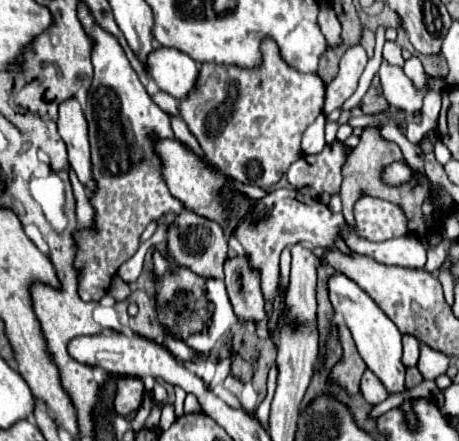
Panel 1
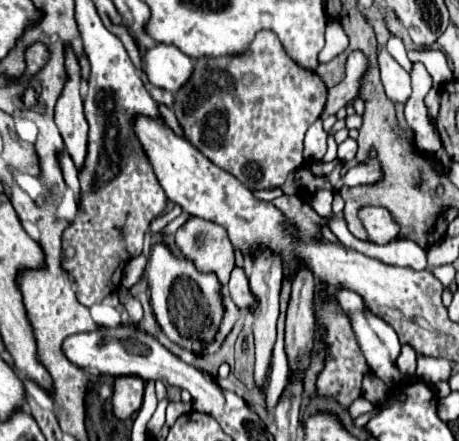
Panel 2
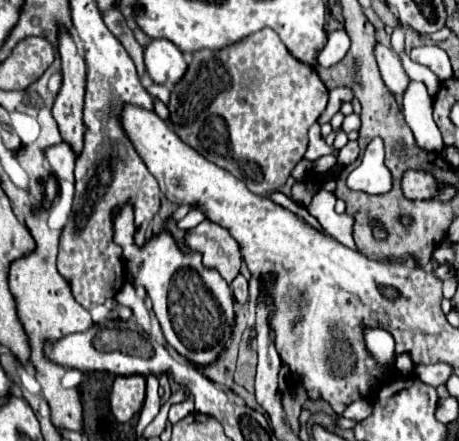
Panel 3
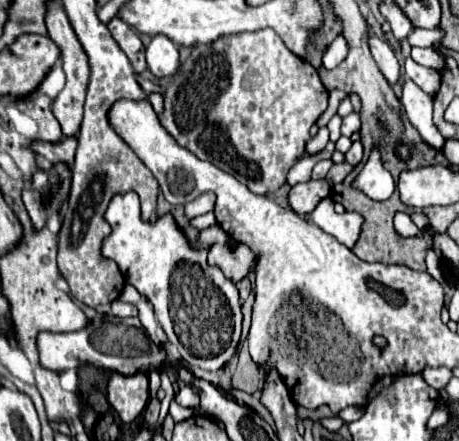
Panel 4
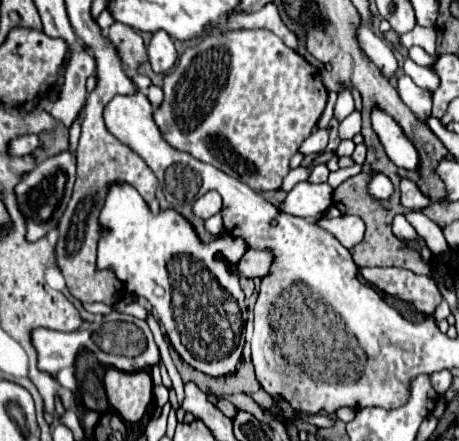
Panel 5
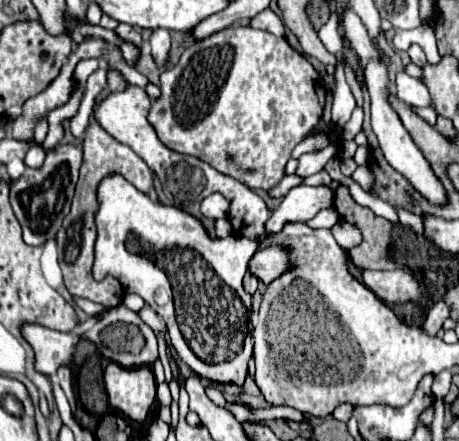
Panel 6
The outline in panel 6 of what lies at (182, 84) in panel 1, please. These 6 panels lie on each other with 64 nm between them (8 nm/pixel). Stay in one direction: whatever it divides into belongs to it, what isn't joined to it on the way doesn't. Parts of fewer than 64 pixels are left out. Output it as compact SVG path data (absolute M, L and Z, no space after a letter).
M158 28L150 36L150 46L152 46L152 58L158 68L164 68L170 58L170 34L164 28Z

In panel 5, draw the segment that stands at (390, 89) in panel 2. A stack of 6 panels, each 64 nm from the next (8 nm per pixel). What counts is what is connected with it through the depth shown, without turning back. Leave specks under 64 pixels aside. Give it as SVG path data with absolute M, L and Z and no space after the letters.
M360 24L358 28L358 40L360 40L360 46L362 50L366 52L366 56L382 70L382 74L386 78L392 78L398 70L398 62L392 54L392 48L382 40L378 38L368 24Z

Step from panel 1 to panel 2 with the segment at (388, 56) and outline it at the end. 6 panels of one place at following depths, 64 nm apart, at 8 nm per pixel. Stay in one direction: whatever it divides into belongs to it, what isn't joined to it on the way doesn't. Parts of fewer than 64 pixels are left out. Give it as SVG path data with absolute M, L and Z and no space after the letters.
M392 36L390 40L388 40L388 44L386 44L386 52L404 68L404 70L408 70L410 72L410 68L412 68L412 62L408 60L406 48L404 48L404 44L402 44L402 40L400 38L396 38L396 36Z

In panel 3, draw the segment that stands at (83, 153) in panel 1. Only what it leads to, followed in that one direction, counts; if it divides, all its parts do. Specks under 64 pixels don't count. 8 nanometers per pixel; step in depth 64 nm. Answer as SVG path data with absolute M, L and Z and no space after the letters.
M60 30L60 44L58 44L58 52L60 52L60 58L62 58L62 76L64 76L64 82L62 82L62 88L58 92L58 98L54 102L54 118L58 122L58 128L60 128L60 134L64 138L66 144L70 144L70 148L74 150L74 154L78 156L82 152L82 146L84 146L84 122L82 122L82 106L84 106L84 86L86 86L86 64L84 64L84 58L78 56L76 52L76 46L72 42L72 36L68 30Z

